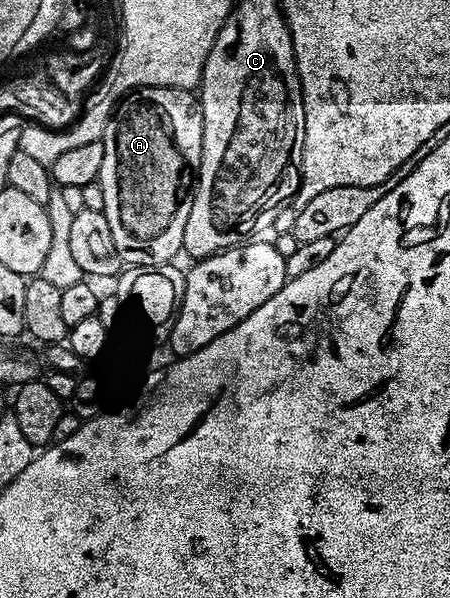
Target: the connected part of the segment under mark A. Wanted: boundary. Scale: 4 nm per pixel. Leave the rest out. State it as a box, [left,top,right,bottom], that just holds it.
[99,86,203,267]

